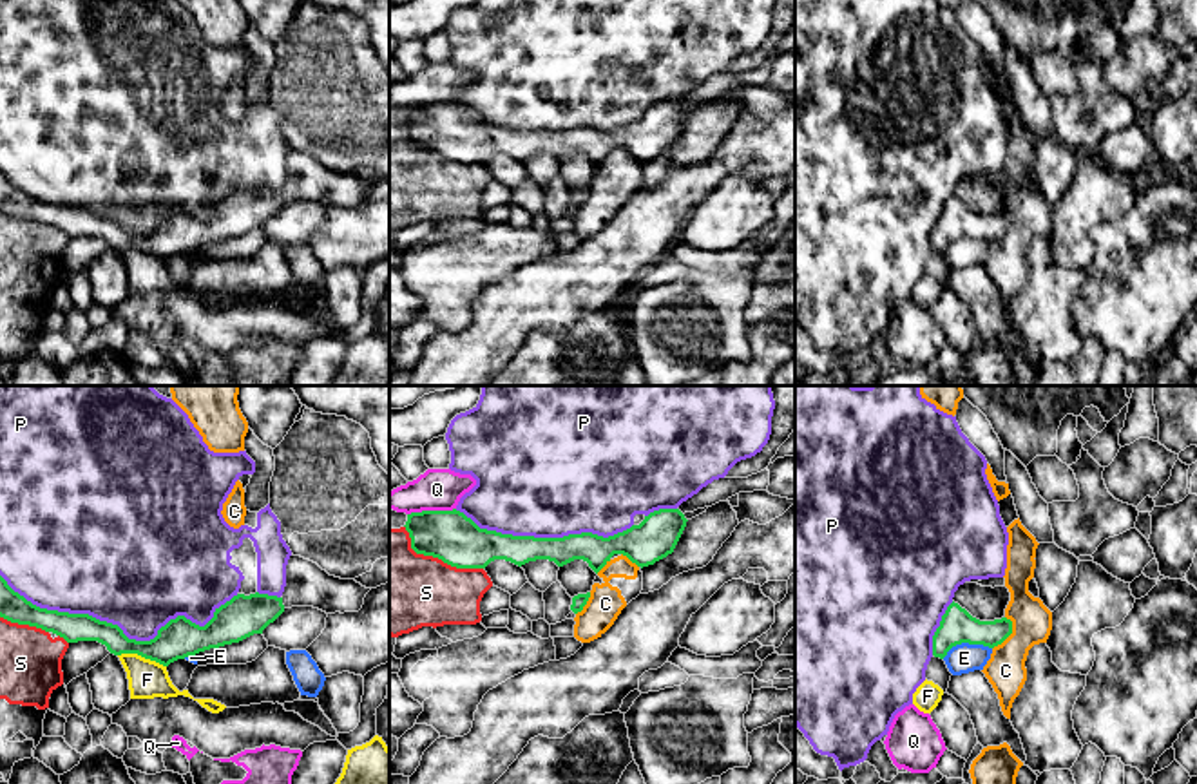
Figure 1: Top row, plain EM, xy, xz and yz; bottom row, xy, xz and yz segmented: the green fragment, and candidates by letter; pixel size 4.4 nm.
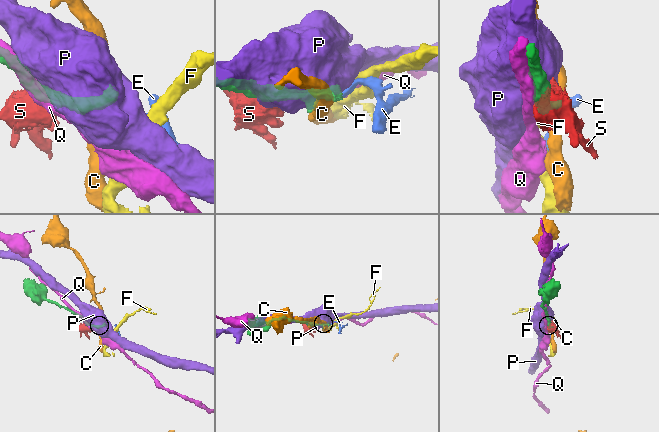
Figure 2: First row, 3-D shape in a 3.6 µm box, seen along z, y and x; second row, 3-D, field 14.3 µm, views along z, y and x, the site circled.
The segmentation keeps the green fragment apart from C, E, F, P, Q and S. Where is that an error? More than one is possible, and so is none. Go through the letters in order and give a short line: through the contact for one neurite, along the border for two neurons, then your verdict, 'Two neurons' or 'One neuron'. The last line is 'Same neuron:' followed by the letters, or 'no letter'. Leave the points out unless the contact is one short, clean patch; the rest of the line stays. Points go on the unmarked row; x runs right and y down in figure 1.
C: Line: yz (1005, 210), (1011, 216), (1011, 227), (993, 243). Two neurons
E: Line: yz (991, 241), (957, 238), (942, 252). Two neurons
F: Line: xy (118, 248), (140, 248), (165, 261). Two neurons
P: Two neurons
Q: Two neurons
S: Two neurons
Same neuron: no letter

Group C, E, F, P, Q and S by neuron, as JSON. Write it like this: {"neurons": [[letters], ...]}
{"neurons": [["C"], ["E"], ["F"], ["P"], ["Q"], ["S"]]}

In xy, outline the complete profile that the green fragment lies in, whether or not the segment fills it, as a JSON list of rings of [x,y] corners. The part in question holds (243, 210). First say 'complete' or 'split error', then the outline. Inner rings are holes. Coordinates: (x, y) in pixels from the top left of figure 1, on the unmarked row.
split error; [[[290,150],[286,181],[281,192],[268,188],[237,188],[199,221],[177,210],[158,225],[150,235],[129,234],[118,219],[100,215],[89,208],[69,208],[33,199],[14,186],[0,170],[0,212],[42,223],[67,237],[98,235],[114,250],[138,248],[163,261],[199,246],[239,237],[273,217],[286,203],[313,201],[326,208],[359,206],[371,183],[355,174],[330,170],[317,158]]]

